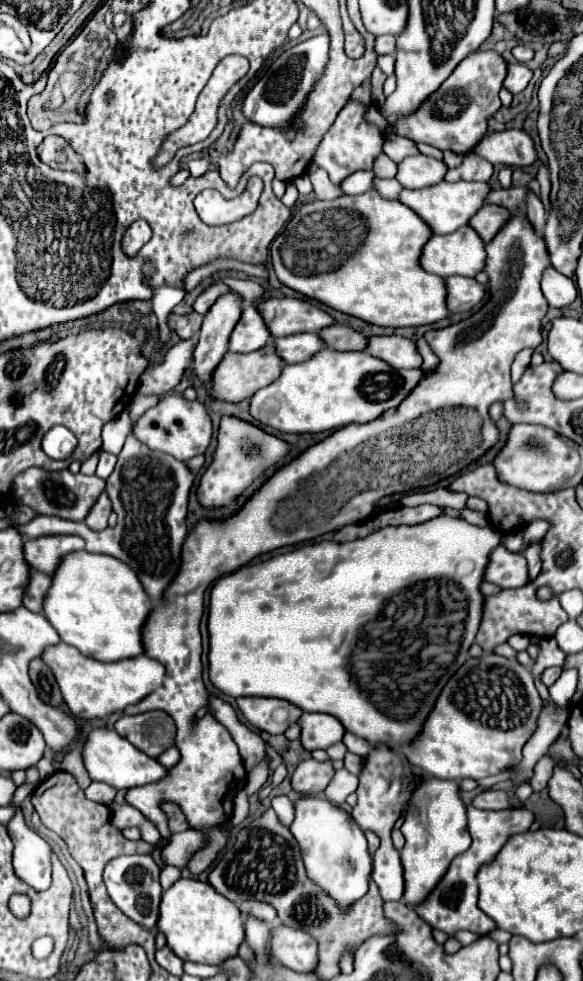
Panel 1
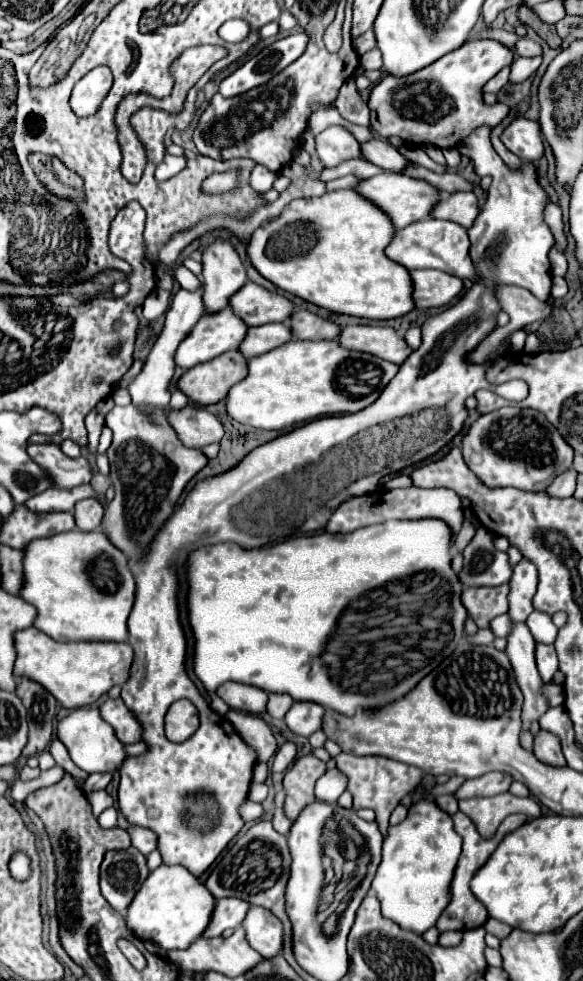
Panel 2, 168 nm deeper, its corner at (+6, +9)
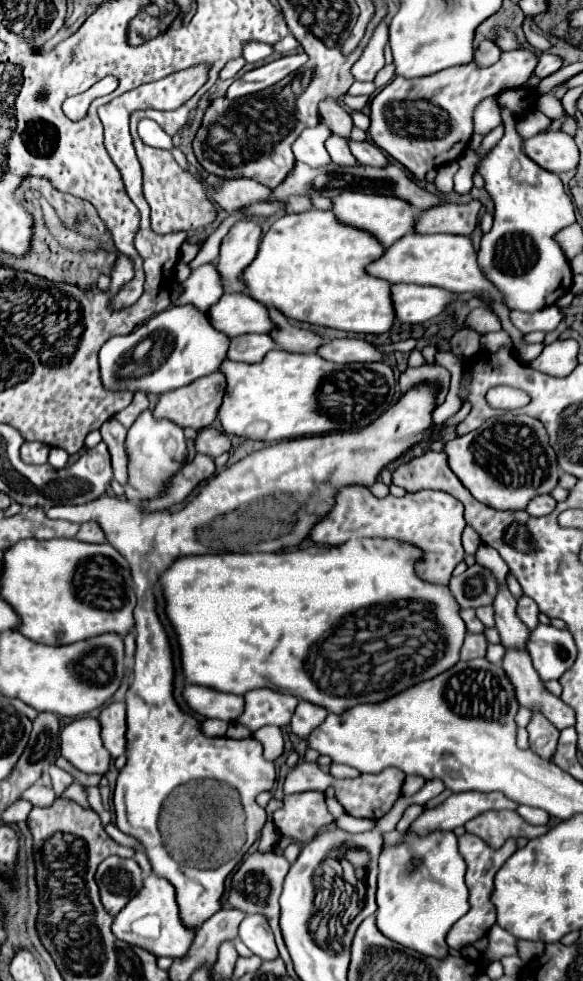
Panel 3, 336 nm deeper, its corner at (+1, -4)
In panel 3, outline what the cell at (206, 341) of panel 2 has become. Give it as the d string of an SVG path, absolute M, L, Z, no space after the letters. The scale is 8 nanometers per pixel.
M178 305L148 319L130 335L112 337L100 349L100 375L110 391L146 391L168 393L184 387L204 375L218 371L226 361L230 337L216 331L206 315L194 307Z

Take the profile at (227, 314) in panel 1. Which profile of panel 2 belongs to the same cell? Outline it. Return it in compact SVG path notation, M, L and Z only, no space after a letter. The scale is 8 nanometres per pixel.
M217 238L203 250L203 302L207 312L223 310L229 296L235 294L247 280L245 264L229 240Z

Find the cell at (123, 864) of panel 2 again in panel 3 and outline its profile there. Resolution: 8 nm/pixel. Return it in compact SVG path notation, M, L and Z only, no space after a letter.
M116 855L104 859L96 871L102 905L116 917L122 907L140 893L142 869L134 859L120 859Z

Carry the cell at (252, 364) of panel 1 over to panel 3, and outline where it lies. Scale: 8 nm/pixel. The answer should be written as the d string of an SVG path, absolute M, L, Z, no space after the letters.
M216 371L204 379L196 379L188 387L160 395L154 415L172 419L180 427L204 429L216 419L224 391L224 373Z

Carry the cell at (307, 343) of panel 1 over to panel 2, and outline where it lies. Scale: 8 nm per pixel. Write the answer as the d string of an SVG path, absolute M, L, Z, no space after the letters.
M271 322L263 326L253 326L253 328L247 328L247 334L239 344L239 352L245 358L253 358L289 340L291 340L291 330L287 330L287 324Z

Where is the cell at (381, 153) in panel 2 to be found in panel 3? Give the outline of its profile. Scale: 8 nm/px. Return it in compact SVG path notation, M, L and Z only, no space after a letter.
M350 141L350 149L352 149L352 155L358 159L360 165L370 165L370 167L386 167L390 161L386 159L384 151L380 147L376 147L374 143L370 141L362 141L362 143L356 143L356 141Z

